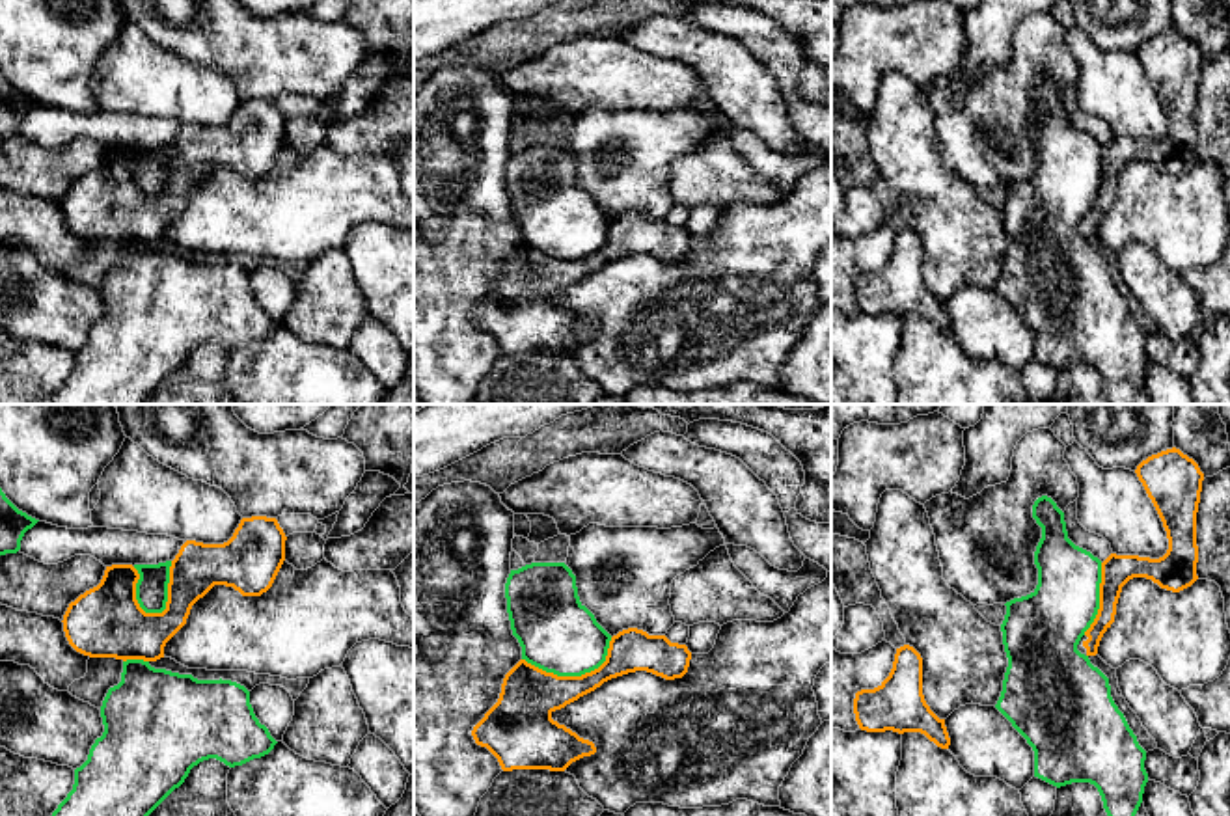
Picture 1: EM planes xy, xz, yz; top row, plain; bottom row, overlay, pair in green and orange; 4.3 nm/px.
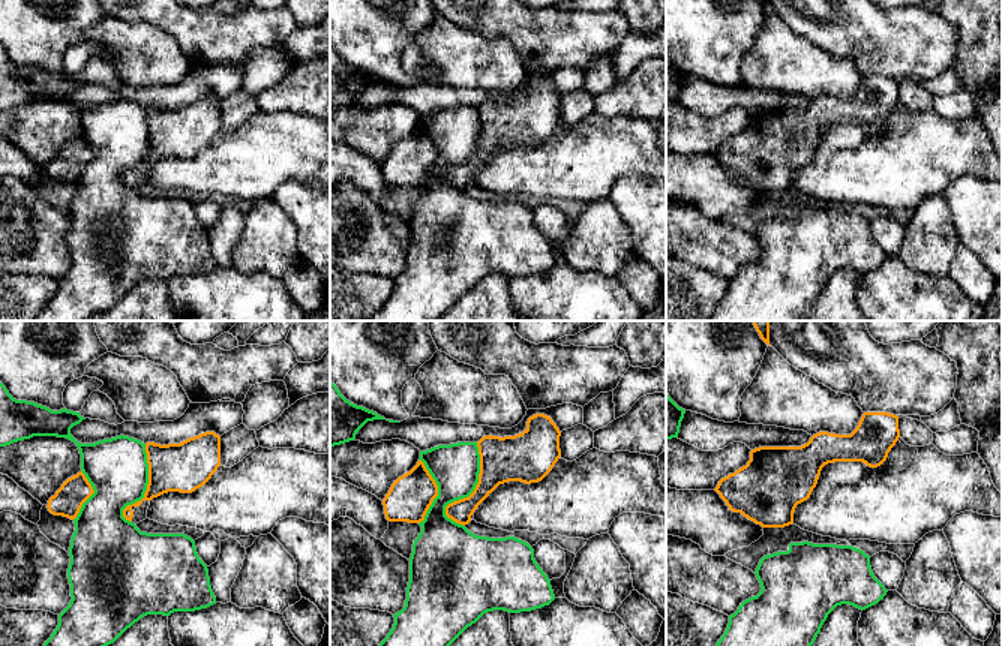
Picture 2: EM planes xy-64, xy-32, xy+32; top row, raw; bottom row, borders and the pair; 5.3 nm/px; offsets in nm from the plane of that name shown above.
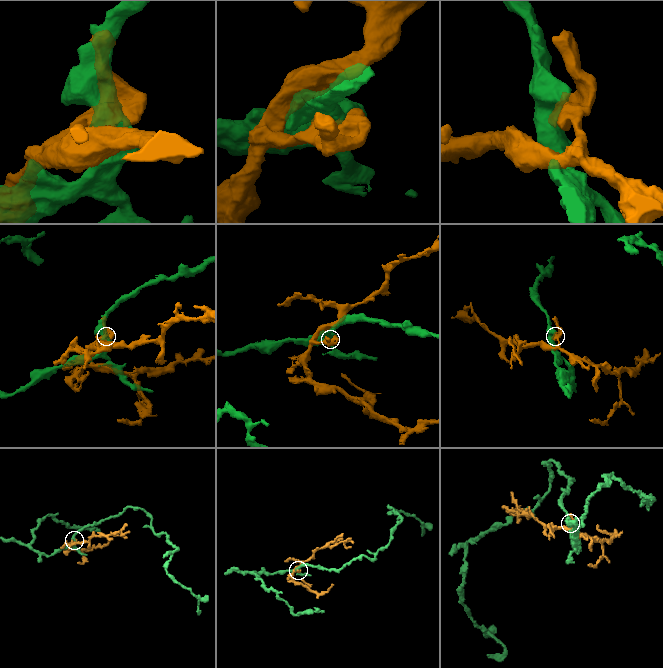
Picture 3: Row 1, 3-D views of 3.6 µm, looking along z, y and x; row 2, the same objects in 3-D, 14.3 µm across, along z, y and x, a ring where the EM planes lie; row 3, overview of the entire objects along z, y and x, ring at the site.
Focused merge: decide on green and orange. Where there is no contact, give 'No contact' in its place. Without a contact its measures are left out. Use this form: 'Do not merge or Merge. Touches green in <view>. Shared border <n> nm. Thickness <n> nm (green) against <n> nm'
Do not merge. Touches green in xy. Shared border 260 nm. Thickness 140 nm (green) against 260 nm

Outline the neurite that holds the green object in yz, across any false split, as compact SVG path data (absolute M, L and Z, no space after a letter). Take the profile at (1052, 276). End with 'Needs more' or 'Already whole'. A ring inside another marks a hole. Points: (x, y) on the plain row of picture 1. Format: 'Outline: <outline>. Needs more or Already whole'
Outline: M1042 78L1032 88L1042 110L1034 134L1036 171L1006 184L1001 207L1008 250L995 291L1034 333L1034 360L1060 371L1090 365L1098 371L1111 404L1133 404L1148 356L1146 333L1111 279L1109 261L1077 233L1100 192L1101 143L1068 121L1064 95Z. Already whole

